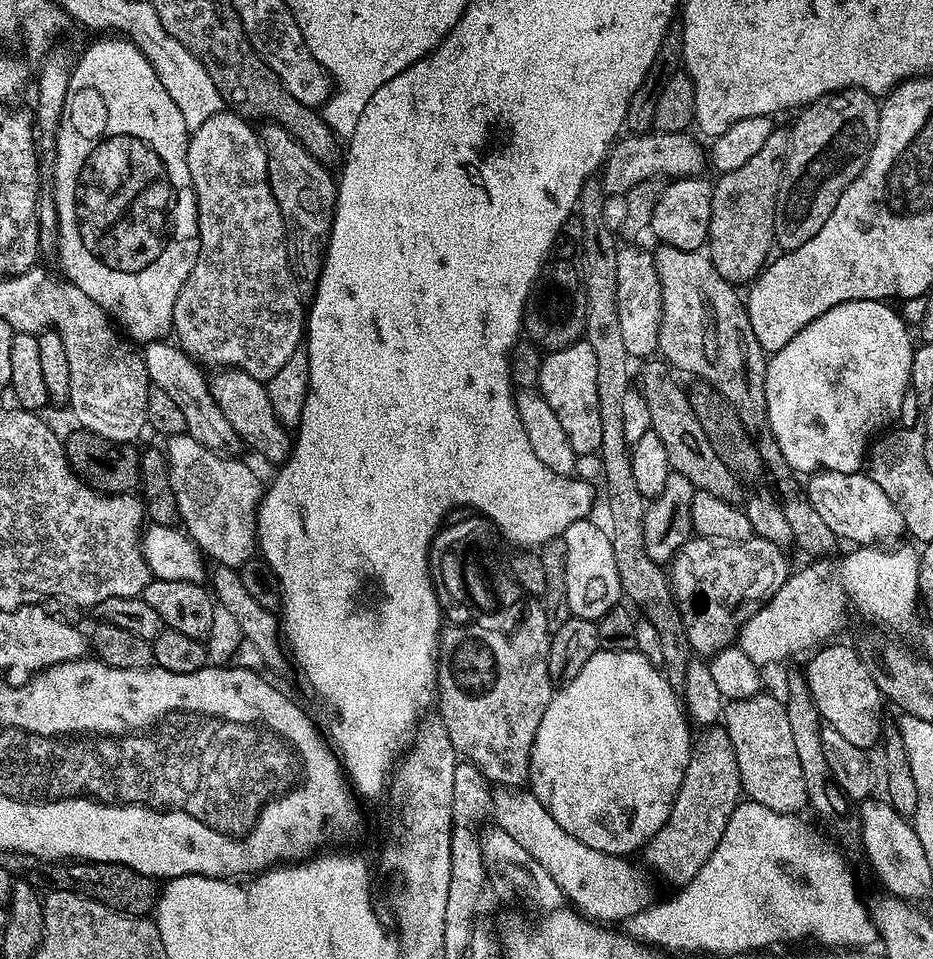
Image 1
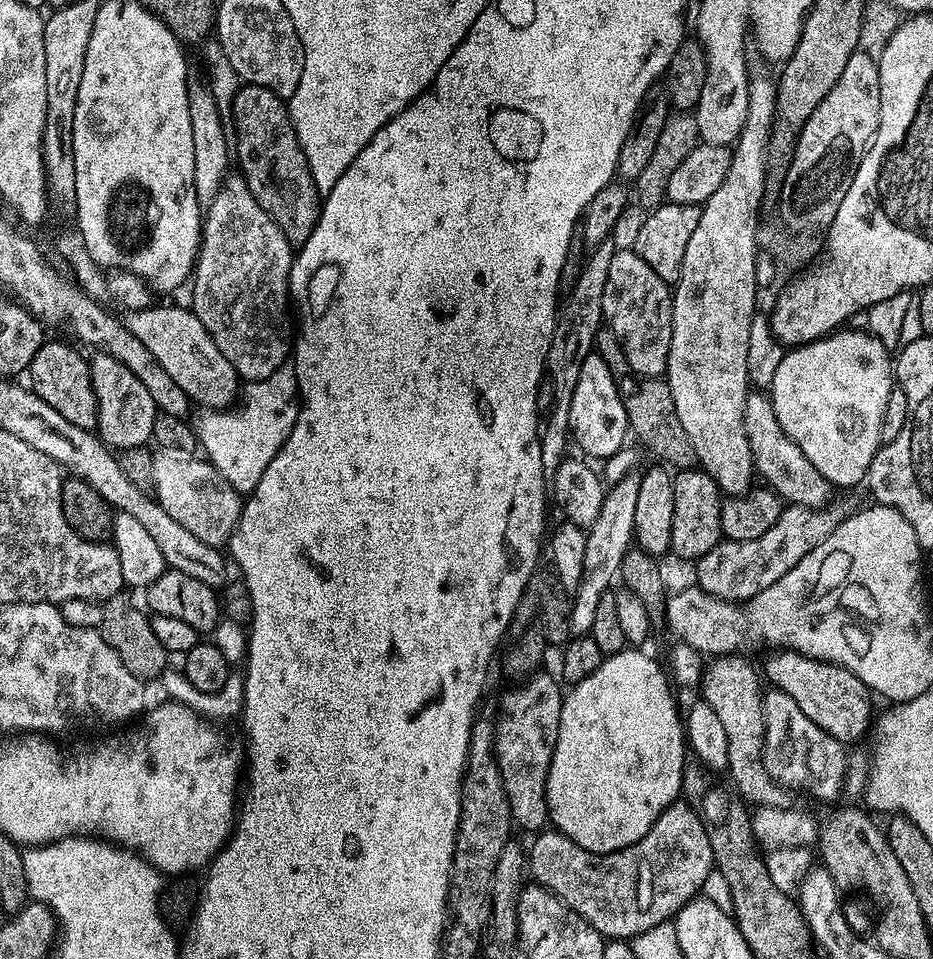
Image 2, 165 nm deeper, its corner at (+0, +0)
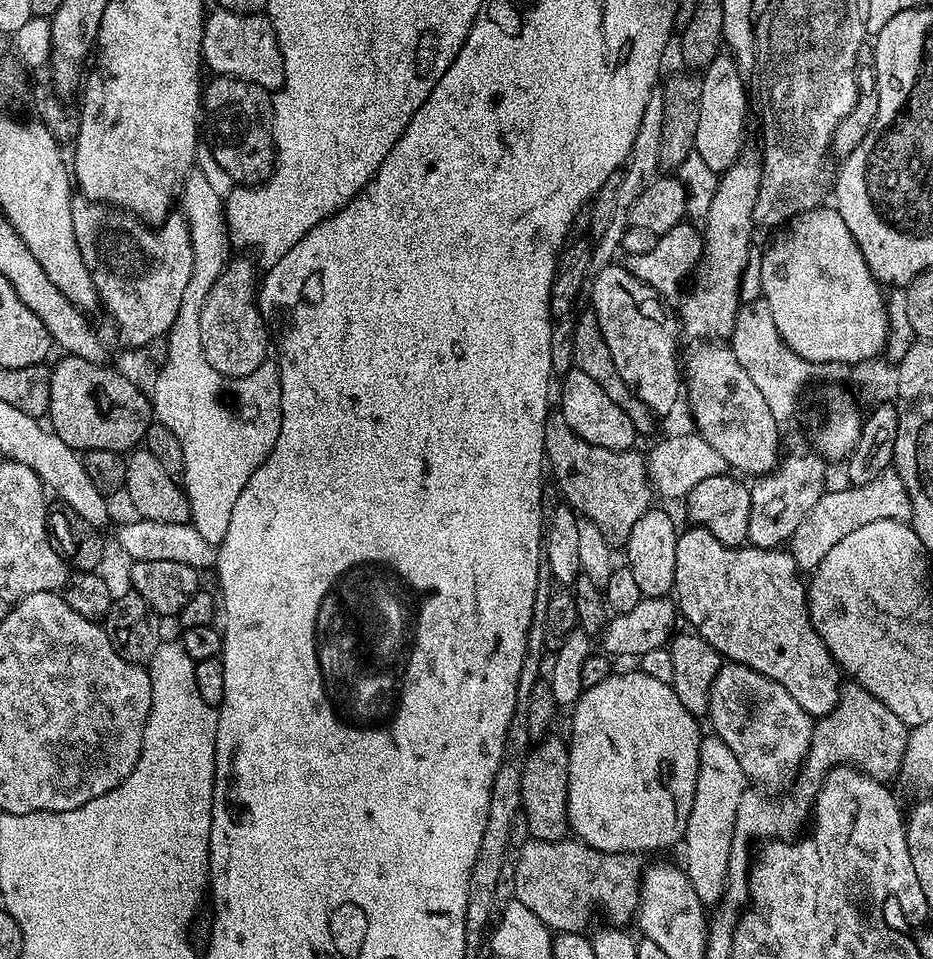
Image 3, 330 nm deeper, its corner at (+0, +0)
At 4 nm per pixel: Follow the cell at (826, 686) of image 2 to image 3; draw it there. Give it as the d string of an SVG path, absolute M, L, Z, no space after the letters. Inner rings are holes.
M688 526L685 532L683 529L677 535L676 553L674 554L674 603L679 615L683 619L685 616L696 627L693 628L695 635L701 636L706 642L710 642L710 646L714 646L714 650L718 650L721 657L727 658L733 664L746 666L750 670L754 670L758 674L762 674L766 678L778 682L778 686L782 686L782 690L786 690L786 694L790 694L790 698L794 698L794 702L798 702L798 706L802 706L802 710L806 710L809 716L813 718L819 718L830 714L830 710L834 710L834 706L840 697L842 672L836 661L832 659L826 642L822 642L822 638L814 630L812 620L808 616L808 593L806 591L806 584L805 581L802 582L799 578L801 579L798 575L798 569L791 551L777 550L775 548L754 548L751 546L731 548L722 542L718 542L718 538L714 538L714 534L710 534L710 530L697 528L695 526Z

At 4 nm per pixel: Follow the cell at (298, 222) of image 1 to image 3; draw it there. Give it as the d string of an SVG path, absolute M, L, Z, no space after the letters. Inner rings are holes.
M216 76L202 88L202 116L208 119L208 144L216 164L240 186L264 183L278 163L276 142L272 138L272 96L269 89L254 82L239 80L237 76Z

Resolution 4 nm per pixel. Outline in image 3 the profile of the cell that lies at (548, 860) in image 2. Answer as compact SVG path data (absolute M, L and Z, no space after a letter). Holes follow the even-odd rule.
M529 839L519 849L513 870L514 899L538 914L549 930L580 930L592 908L600 908L607 923L628 926L640 906L641 857L634 852L600 852L575 839Z

